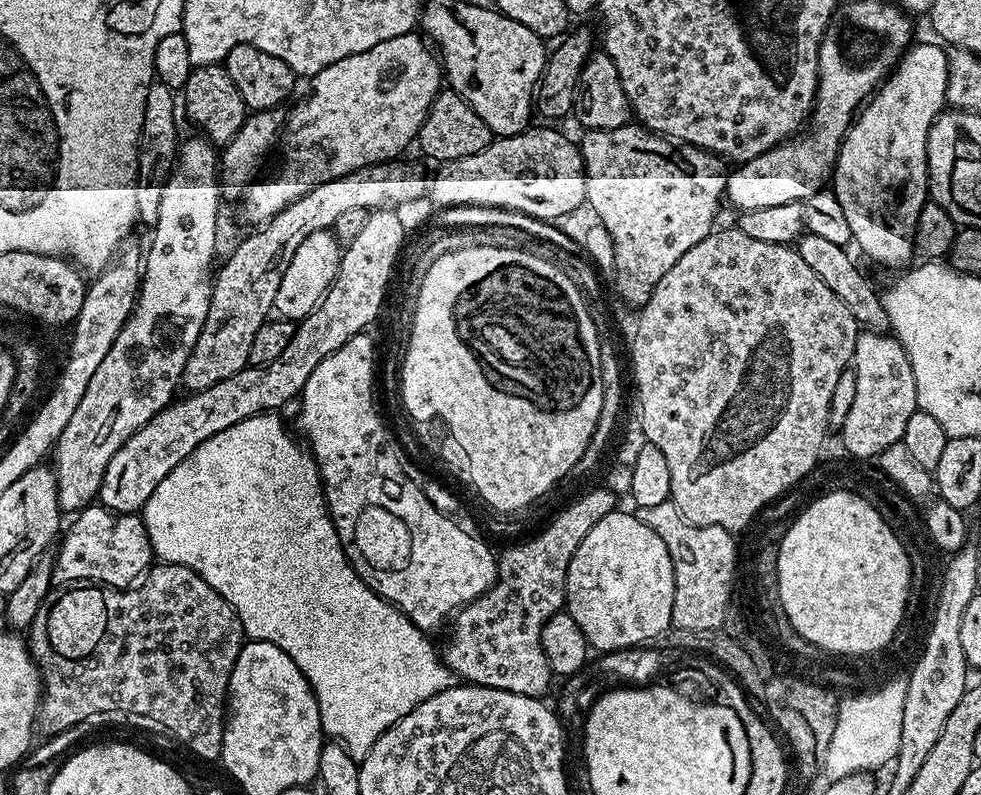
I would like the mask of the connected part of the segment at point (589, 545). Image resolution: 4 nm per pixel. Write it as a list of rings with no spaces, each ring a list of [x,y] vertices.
[[[617,510],[606,514],[602,522],[582,538],[582,546],[570,562],[566,578],[566,610],[578,622],[582,634],[588,640],[589,649],[597,653],[616,652],[619,648],[635,648],[647,645],[655,638],[663,637],[672,627],[674,606],[674,566],[666,550],[666,542],[646,526],[631,511]]]

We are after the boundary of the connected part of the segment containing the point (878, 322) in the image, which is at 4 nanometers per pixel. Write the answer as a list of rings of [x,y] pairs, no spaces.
[[[805,231],[800,239],[795,241],[794,247],[798,254],[802,254],[802,259],[808,263],[810,270],[814,270],[814,274],[818,274],[818,278],[822,278],[822,282],[826,282],[826,286],[830,286],[830,290],[834,290],[838,298],[842,298],[846,310],[854,314],[856,323],[861,329],[882,333],[889,331],[888,315],[884,309],[881,289],[879,287],[876,289],[868,281],[867,276],[856,265],[855,258],[848,253],[849,249],[845,245],[829,242],[827,238]]]

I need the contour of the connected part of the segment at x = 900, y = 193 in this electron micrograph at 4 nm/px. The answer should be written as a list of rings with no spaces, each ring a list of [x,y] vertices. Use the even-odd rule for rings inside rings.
[[[939,43],[918,44],[909,47],[888,79],[861,107],[840,143],[840,154],[836,157],[834,169],[834,191],[846,214],[846,222],[850,222],[855,247],[860,247],[870,259],[888,268],[903,269],[913,263],[916,223],[920,221],[921,208],[930,200],[928,135],[932,132],[932,123],[946,108],[948,52]]]

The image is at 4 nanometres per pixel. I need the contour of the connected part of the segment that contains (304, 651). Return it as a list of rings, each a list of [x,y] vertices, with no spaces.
[[[276,414],[251,416],[214,434],[214,438],[206,438],[206,442],[198,445],[186,459],[174,466],[174,470],[170,470],[170,474],[166,474],[166,478],[162,478],[162,482],[158,482],[158,490],[154,490],[154,494],[150,494],[144,504],[142,519],[152,543],[152,551],[163,563],[181,564],[206,578],[206,582],[210,582],[210,586],[214,586],[214,590],[218,590],[218,594],[222,594],[222,598],[232,604],[248,640],[274,642],[278,650],[286,650],[286,654],[294,658],[298,670],[302,670],[302,674],[310,682],[313,694],[316,695],[325,737],[340,744],[350,758],[359,762],[366,758],[366,754],[370,754],[374,742],[378,742],[378,738],[390,725],[397,724],[406,714],[410,714],[410,710],[426,702],[426,698],[434,698],[434,694],[453,687],[454,676],[444,665],[441,653],[432,649],[432,644],[428,641],[431,639],[389,600],[376,595],[375,590],[354,571],[352,563],[342,550],[334,522],[328,515],[324,486],[320,482],[316,459],[307,447],[299,448],[292,441],[291,434],[284,429],[284,424],[278,417]]]

